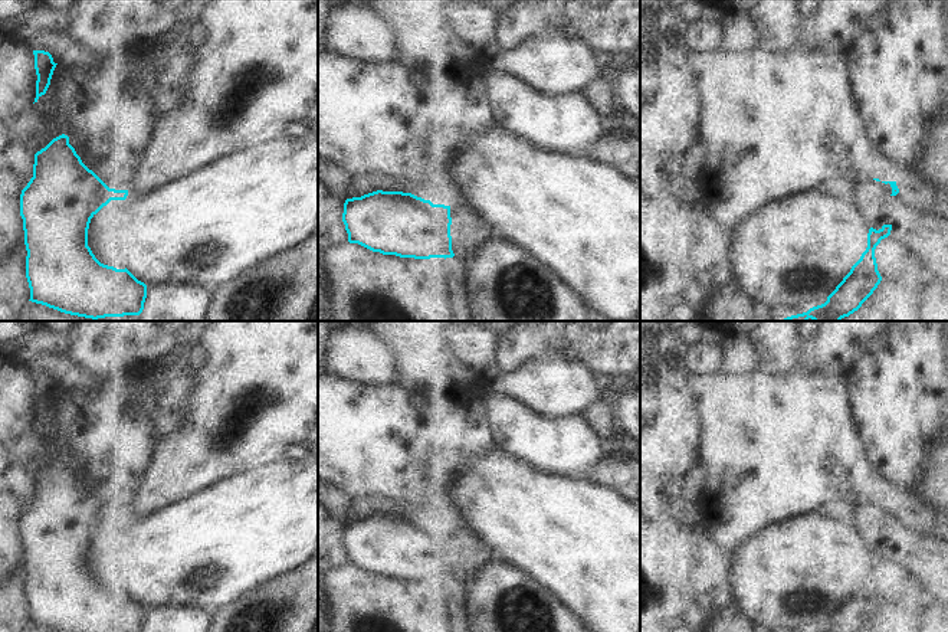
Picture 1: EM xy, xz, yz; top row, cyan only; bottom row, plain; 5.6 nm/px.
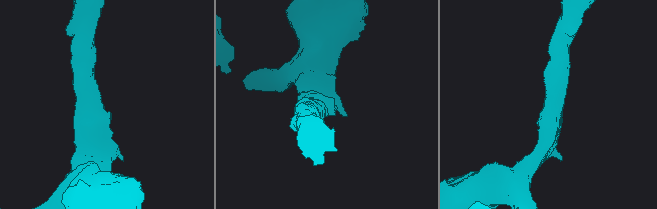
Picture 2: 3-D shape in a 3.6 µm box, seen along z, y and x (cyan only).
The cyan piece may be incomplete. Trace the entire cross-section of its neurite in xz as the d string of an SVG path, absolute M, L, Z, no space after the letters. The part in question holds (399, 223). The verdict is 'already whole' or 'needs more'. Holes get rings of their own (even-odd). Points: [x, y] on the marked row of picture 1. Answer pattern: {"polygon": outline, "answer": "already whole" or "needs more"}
{"polygon": "M377 190L361 197L347 199L342 222L350 243L373 252L400 258L453 258L450 236L450 206L433 204L411 193Z", "answer": "already whole"}

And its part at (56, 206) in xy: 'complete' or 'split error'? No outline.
complete

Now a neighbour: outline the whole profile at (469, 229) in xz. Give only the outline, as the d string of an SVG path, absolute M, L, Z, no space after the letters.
M452 204L450 217L452 250L457 259L468 256L478 246L496 238L495 229L483 213L470 204Z

